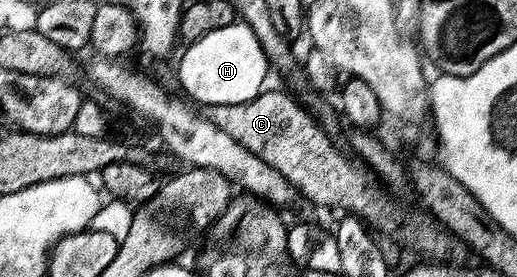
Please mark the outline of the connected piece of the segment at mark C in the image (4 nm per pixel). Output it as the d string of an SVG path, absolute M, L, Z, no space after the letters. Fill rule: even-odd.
M271 89L262 90L260 95L248 100L247 103L206 105L203 114L207 120L228 133L245 149L262 155L270 170L280 176L285 171L285 165L301 163L301 141L305 141L309 129L315 129L319 121L289 94Z

